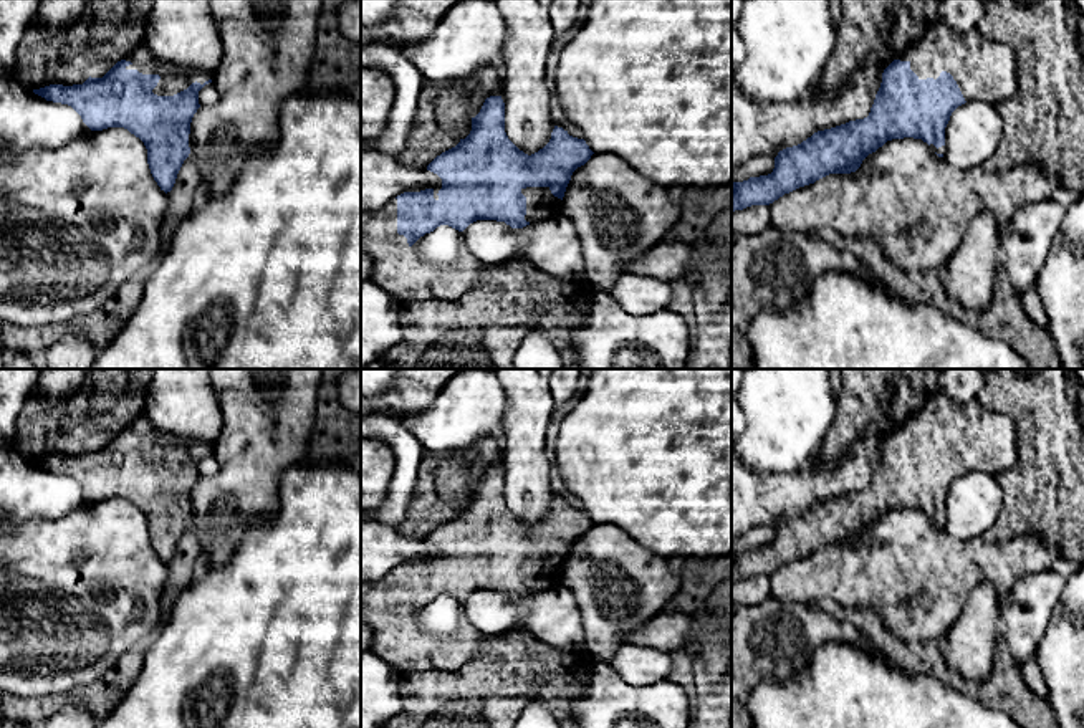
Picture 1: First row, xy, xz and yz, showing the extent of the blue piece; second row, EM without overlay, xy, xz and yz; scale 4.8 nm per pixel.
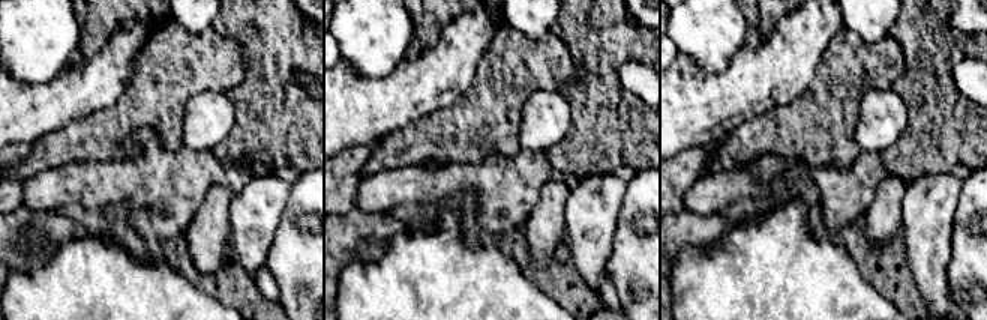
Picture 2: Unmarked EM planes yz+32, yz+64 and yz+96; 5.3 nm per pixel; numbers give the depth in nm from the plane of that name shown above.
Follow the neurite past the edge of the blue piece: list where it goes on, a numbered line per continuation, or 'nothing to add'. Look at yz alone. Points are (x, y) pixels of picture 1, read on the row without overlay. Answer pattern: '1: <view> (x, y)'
1: yz (985, 440)

